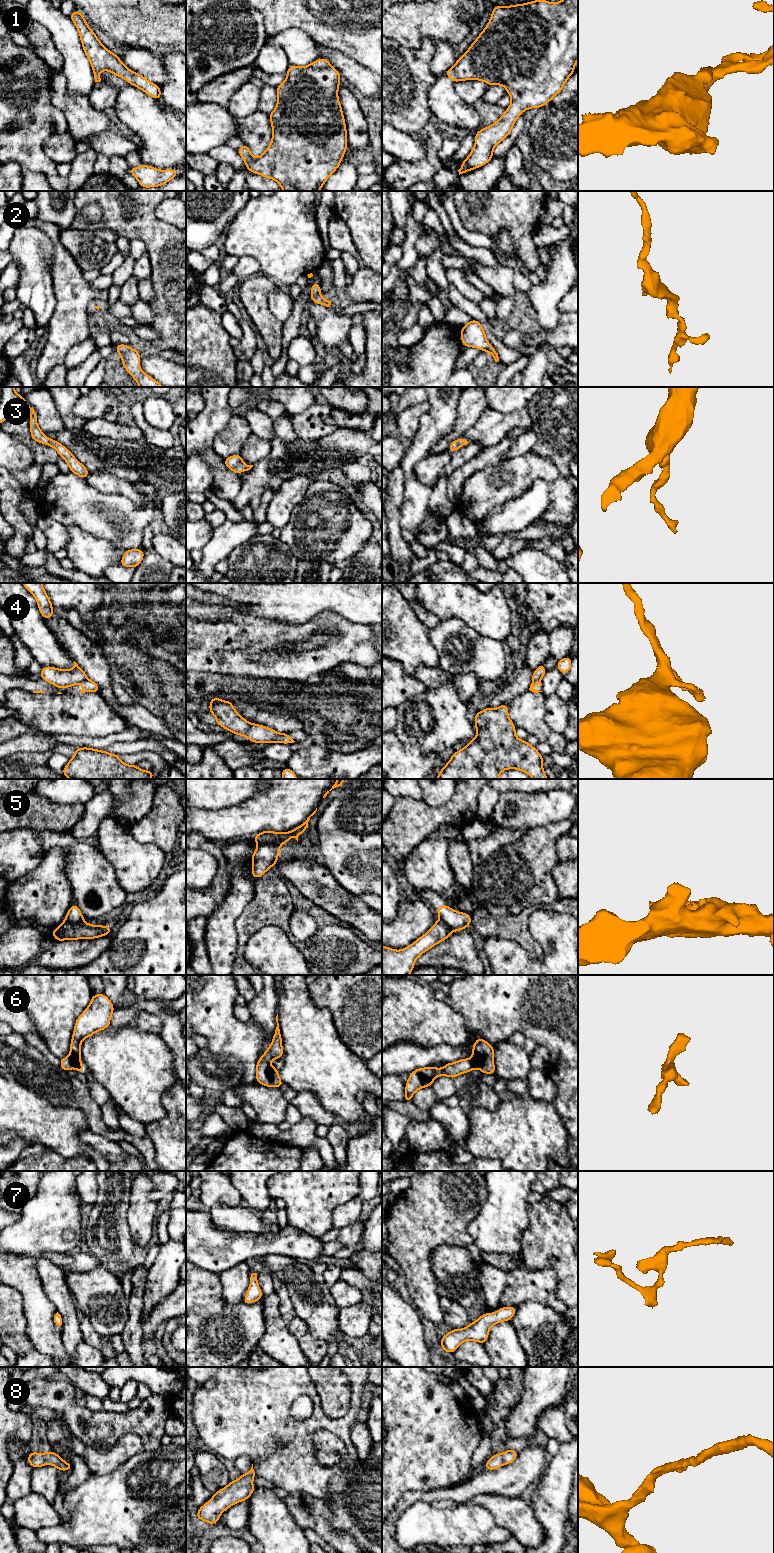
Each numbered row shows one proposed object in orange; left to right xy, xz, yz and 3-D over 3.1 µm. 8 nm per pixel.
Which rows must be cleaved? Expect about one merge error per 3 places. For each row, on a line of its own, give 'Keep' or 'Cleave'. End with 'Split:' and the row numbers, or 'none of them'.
1: Keep
2: Keep
3: Keep
4: Cleave
5: Cleave
6: Keep
7: Keep
8: Keep
Split: 4, 5

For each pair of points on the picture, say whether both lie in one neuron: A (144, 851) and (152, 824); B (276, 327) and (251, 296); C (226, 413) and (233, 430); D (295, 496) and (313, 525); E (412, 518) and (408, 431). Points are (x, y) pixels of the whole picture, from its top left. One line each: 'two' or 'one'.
A: two
B: one
C: two
D: two
E: two

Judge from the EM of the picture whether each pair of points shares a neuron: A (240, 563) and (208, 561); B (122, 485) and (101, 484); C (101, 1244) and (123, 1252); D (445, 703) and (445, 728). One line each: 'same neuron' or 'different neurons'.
A: different neurons
B: same neuron
C: same neuron
D: same neuron

